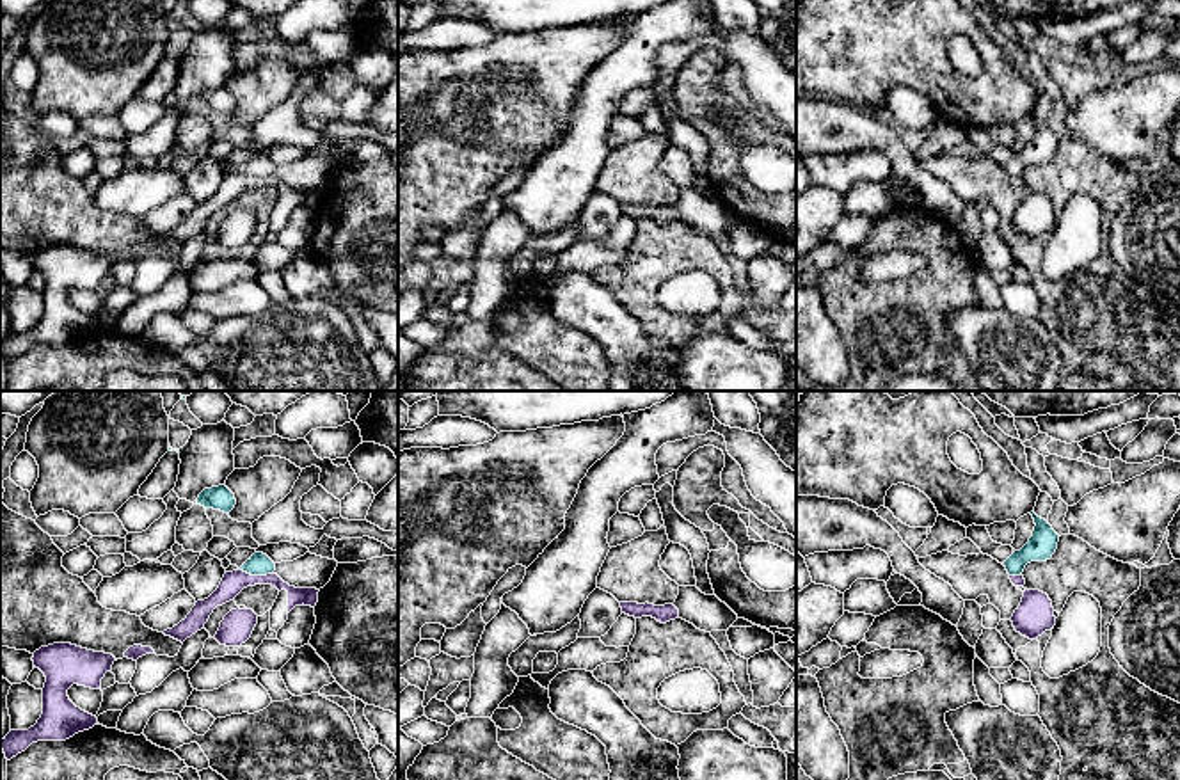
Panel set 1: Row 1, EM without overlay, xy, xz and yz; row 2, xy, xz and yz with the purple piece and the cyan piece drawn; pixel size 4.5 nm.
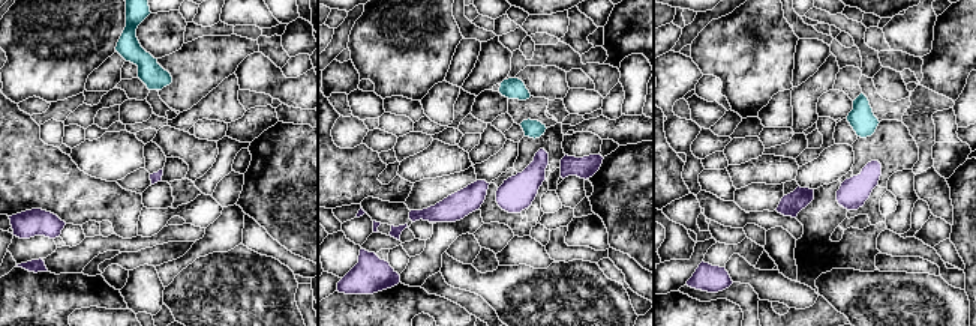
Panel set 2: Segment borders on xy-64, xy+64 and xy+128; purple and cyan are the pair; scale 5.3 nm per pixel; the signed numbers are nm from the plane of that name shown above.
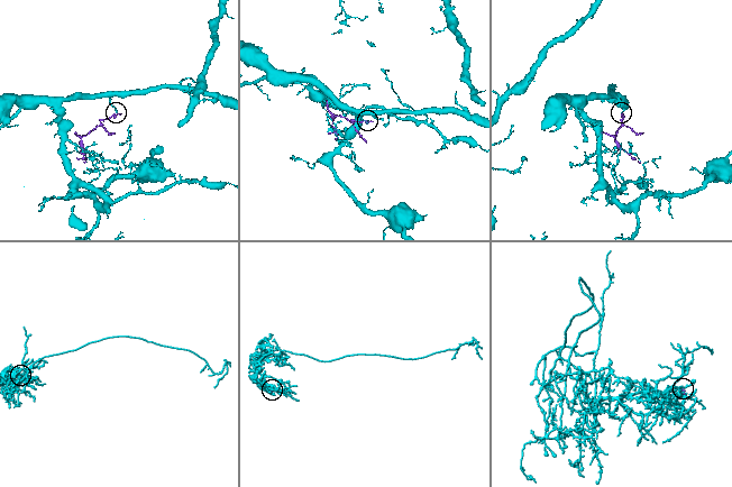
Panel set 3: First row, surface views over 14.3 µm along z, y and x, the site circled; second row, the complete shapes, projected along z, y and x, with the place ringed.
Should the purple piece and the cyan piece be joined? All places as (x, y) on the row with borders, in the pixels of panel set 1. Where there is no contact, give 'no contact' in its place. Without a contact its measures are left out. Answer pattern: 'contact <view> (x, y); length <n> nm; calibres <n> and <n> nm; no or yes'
contact xy (256, 576); length 160 nm; calibres 100 and 100 nm; no

